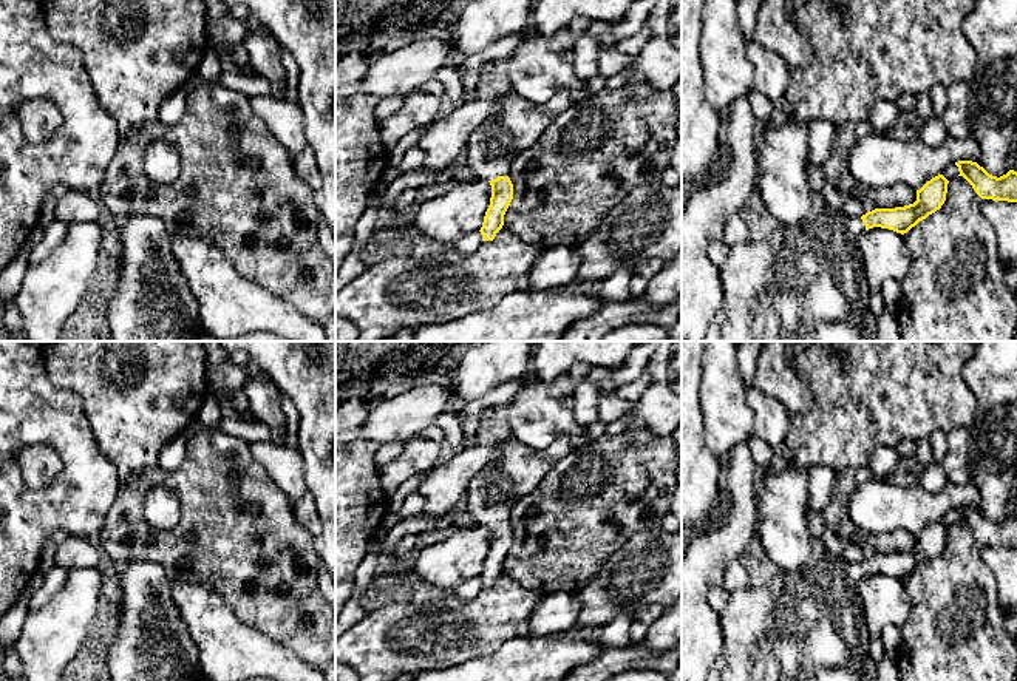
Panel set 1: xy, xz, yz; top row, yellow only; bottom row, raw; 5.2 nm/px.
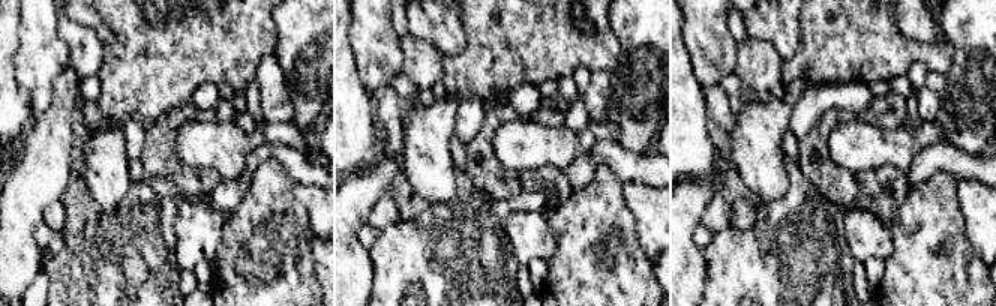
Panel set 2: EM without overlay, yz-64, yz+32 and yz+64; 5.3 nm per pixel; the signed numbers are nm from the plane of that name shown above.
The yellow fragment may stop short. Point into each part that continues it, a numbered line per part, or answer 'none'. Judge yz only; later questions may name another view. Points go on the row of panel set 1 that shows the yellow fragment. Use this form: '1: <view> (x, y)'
1: yz (810, 286)

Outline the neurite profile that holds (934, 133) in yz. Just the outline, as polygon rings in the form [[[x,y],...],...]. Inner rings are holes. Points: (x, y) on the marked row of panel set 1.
[[[935,116],[924,124],[924,128],[920,134],[921,141],[932,144],[932,145],[943,144],[946,141],[946,137],[947,137],[947,133],[946,133],[941,120],[937,119]]]

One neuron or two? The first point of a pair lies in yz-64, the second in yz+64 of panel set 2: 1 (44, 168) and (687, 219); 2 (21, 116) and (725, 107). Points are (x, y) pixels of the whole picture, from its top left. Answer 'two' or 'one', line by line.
1: one
2: two

